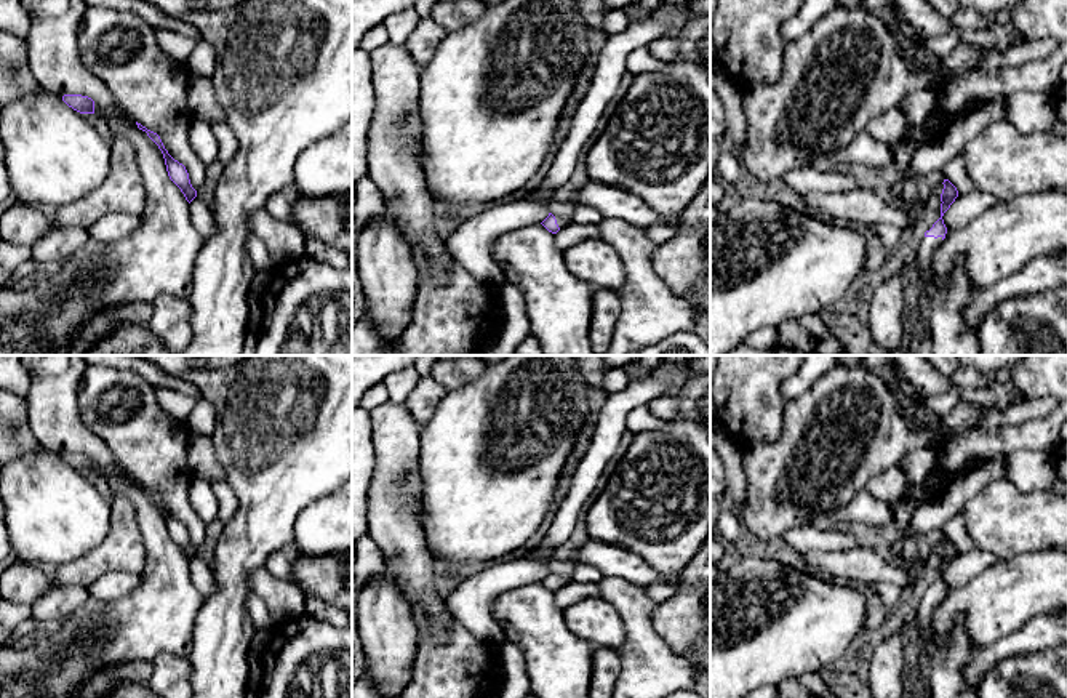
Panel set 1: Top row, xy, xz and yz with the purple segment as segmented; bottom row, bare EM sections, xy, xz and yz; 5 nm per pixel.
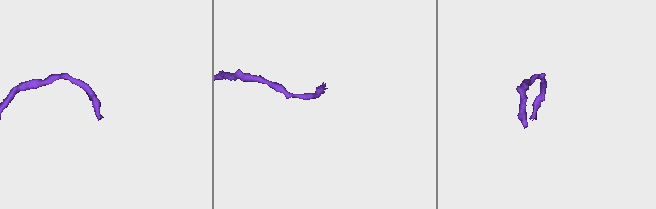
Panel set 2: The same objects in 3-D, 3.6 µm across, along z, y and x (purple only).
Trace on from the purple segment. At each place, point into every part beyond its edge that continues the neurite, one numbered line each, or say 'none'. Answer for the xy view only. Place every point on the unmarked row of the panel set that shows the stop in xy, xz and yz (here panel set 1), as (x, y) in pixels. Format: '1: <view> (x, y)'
1: xy (213, 529)

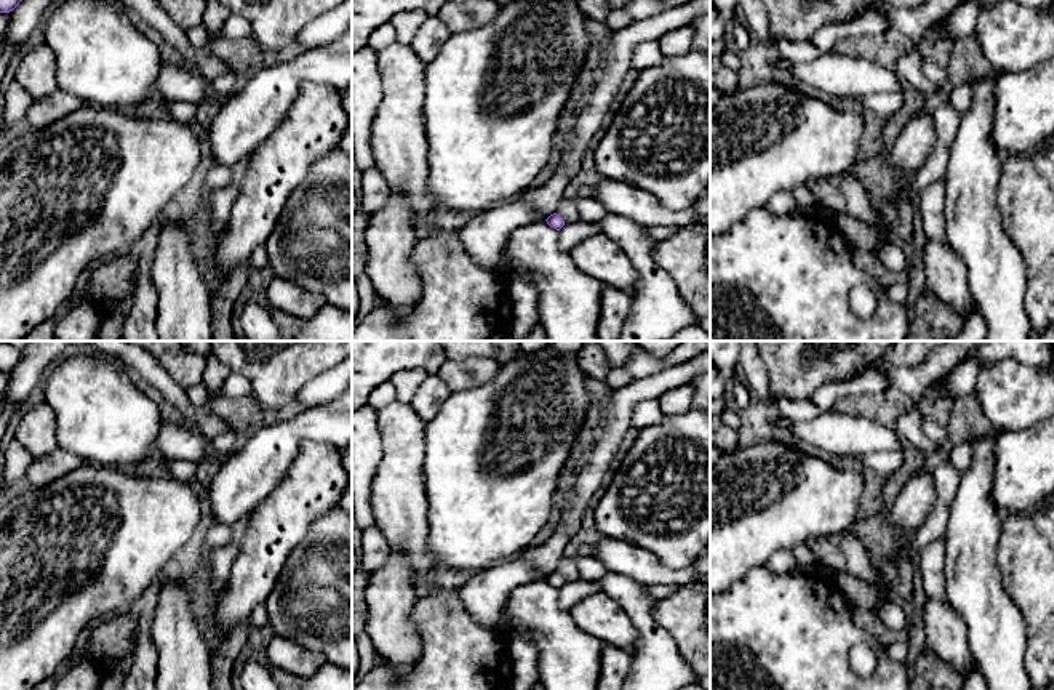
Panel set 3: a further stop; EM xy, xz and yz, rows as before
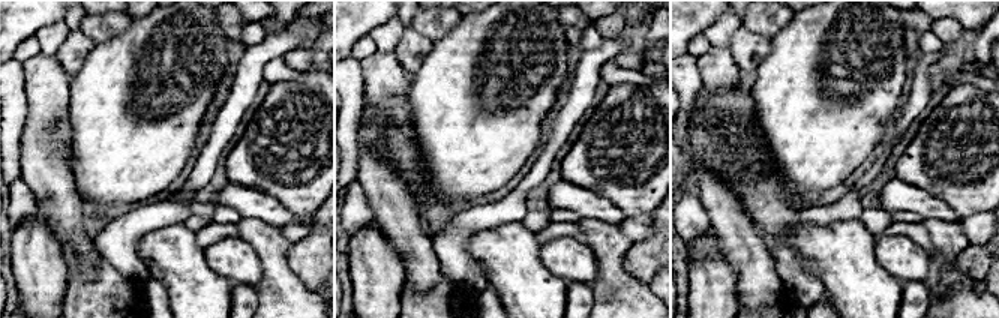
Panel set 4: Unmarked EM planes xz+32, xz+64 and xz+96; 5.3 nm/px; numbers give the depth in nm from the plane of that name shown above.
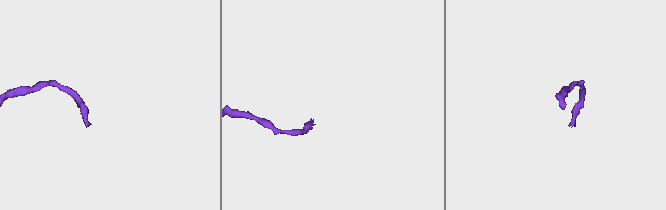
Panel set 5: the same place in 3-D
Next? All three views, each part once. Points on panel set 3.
1: xz (566, 567)

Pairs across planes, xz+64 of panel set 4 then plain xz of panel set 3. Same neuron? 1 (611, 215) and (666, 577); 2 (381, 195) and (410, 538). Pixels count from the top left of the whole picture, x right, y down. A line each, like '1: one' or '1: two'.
1: one
2: one

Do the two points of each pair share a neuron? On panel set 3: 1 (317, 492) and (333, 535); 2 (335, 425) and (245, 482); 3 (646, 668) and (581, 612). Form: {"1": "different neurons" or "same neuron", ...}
{"1": "different neurons", "2": "same neuron", "3": "different neurons"}

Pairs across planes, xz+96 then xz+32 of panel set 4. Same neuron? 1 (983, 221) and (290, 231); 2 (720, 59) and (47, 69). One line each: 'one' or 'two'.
1: one
2: one

